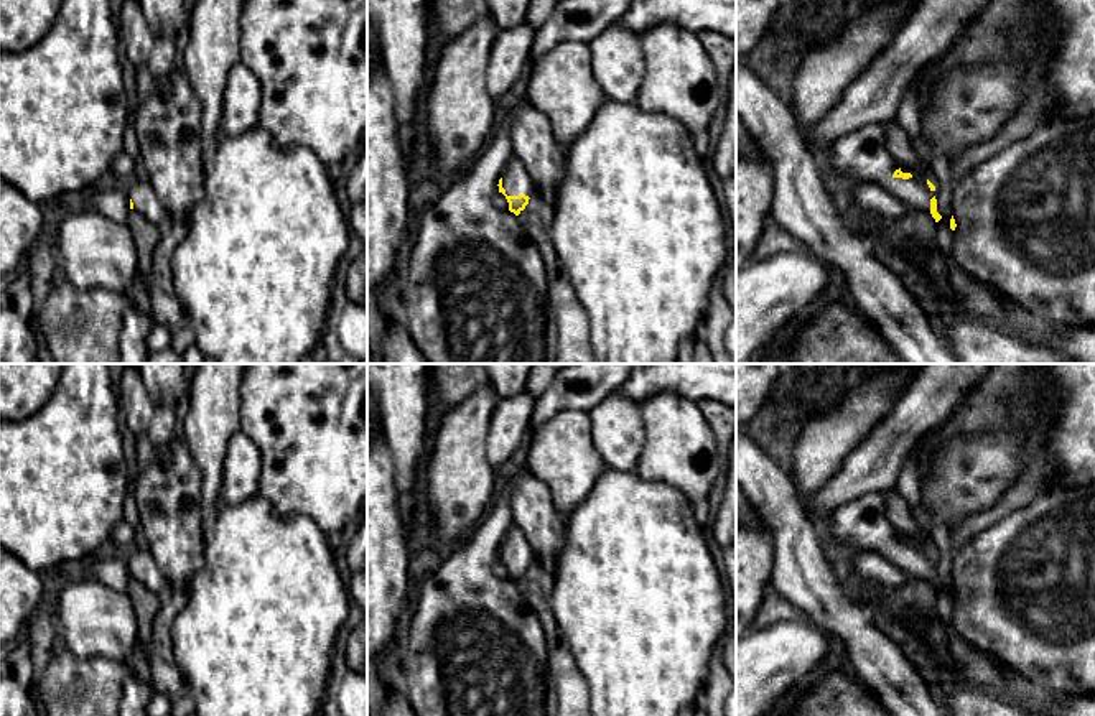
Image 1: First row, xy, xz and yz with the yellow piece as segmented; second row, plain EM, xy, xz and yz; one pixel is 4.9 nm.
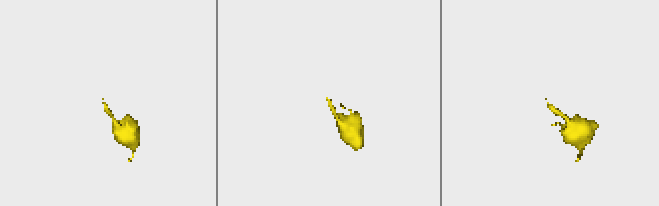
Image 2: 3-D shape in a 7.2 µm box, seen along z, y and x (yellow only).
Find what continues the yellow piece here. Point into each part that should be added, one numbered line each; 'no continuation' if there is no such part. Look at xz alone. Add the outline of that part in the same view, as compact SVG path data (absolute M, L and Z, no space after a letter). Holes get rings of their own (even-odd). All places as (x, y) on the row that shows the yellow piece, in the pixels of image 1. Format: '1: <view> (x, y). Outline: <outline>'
1: xz (516, 180). Outline: M512 156L507 161L501 178L502 178L502 188L506 189L507 196L525 194L532 198L535 194L535 188L529 176L529 171L522 165L522 161L515 156Z

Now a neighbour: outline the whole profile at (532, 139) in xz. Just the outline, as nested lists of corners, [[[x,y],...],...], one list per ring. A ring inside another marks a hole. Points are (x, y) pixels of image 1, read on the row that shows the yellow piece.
[[[530,102],[524,104],[512,119],[510,142],[512,155],[529,171],[535,194],[553,201],[565,176],[566,153],[557,143],[548,117]]]

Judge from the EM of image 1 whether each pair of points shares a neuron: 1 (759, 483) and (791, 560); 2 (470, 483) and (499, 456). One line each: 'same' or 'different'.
1: same
2: different

